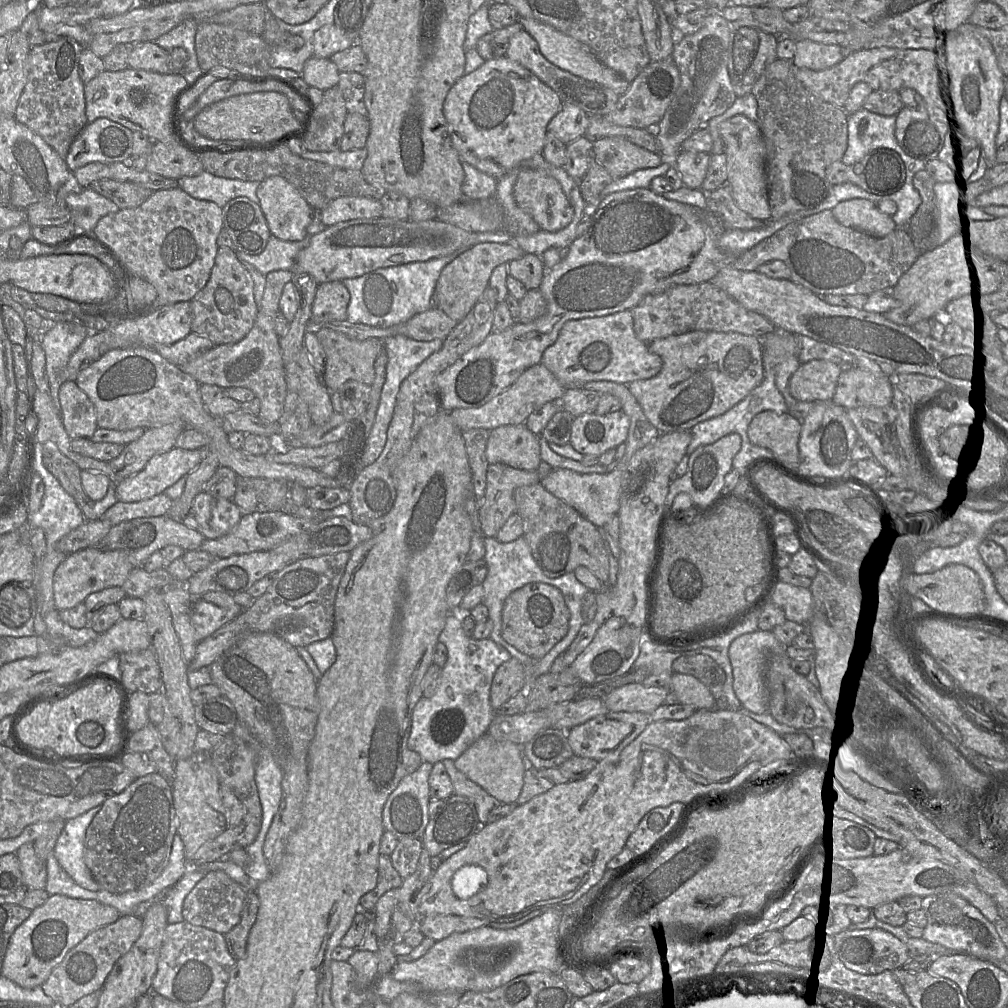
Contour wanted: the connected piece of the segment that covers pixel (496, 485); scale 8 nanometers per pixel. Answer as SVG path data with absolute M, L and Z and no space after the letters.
M502 463L489 464L485 494L478 511L483 536L496 538L508 518L516 513L514 491L517 488L541 480L538 470L522 470Z

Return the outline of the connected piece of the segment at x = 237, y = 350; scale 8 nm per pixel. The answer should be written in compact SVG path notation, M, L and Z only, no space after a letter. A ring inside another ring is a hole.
M290 270L272 271L266 275L264 295L258 307L255 322L243 339L231 344L215 345L178 366L199 384L211 384L221 388L250 389L260 401L258 417L267 422L279 420L288 391L284 362L279 346L280 340L275 331L275 321L280 311L279 303L283 288L292 277L293 273Z

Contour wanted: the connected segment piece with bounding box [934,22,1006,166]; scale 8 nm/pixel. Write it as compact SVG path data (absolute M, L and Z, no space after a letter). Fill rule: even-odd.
M965 22L951 34L939 36L935 46L935 64L950 99L961 110L963 118L974 129L974 139L978 139L985 151L989 166L996 161L996 136L1000 125L1000 102L1005 94L1006 77L1002 73L991 42L980 33L979 26Z

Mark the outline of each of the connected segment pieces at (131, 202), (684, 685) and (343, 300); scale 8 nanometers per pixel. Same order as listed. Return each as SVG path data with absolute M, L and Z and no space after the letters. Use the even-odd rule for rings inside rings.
M112 179L95 180L89 187L114 202L119 209L138 207L153 194L151 189L144 186Z
M673 673L671 691L675 693L679 703L689 705L695 710L711 710L716 706L710 688L694 676Z
M341 281L318 284L312 306L311 327L347 319L350 293Z

